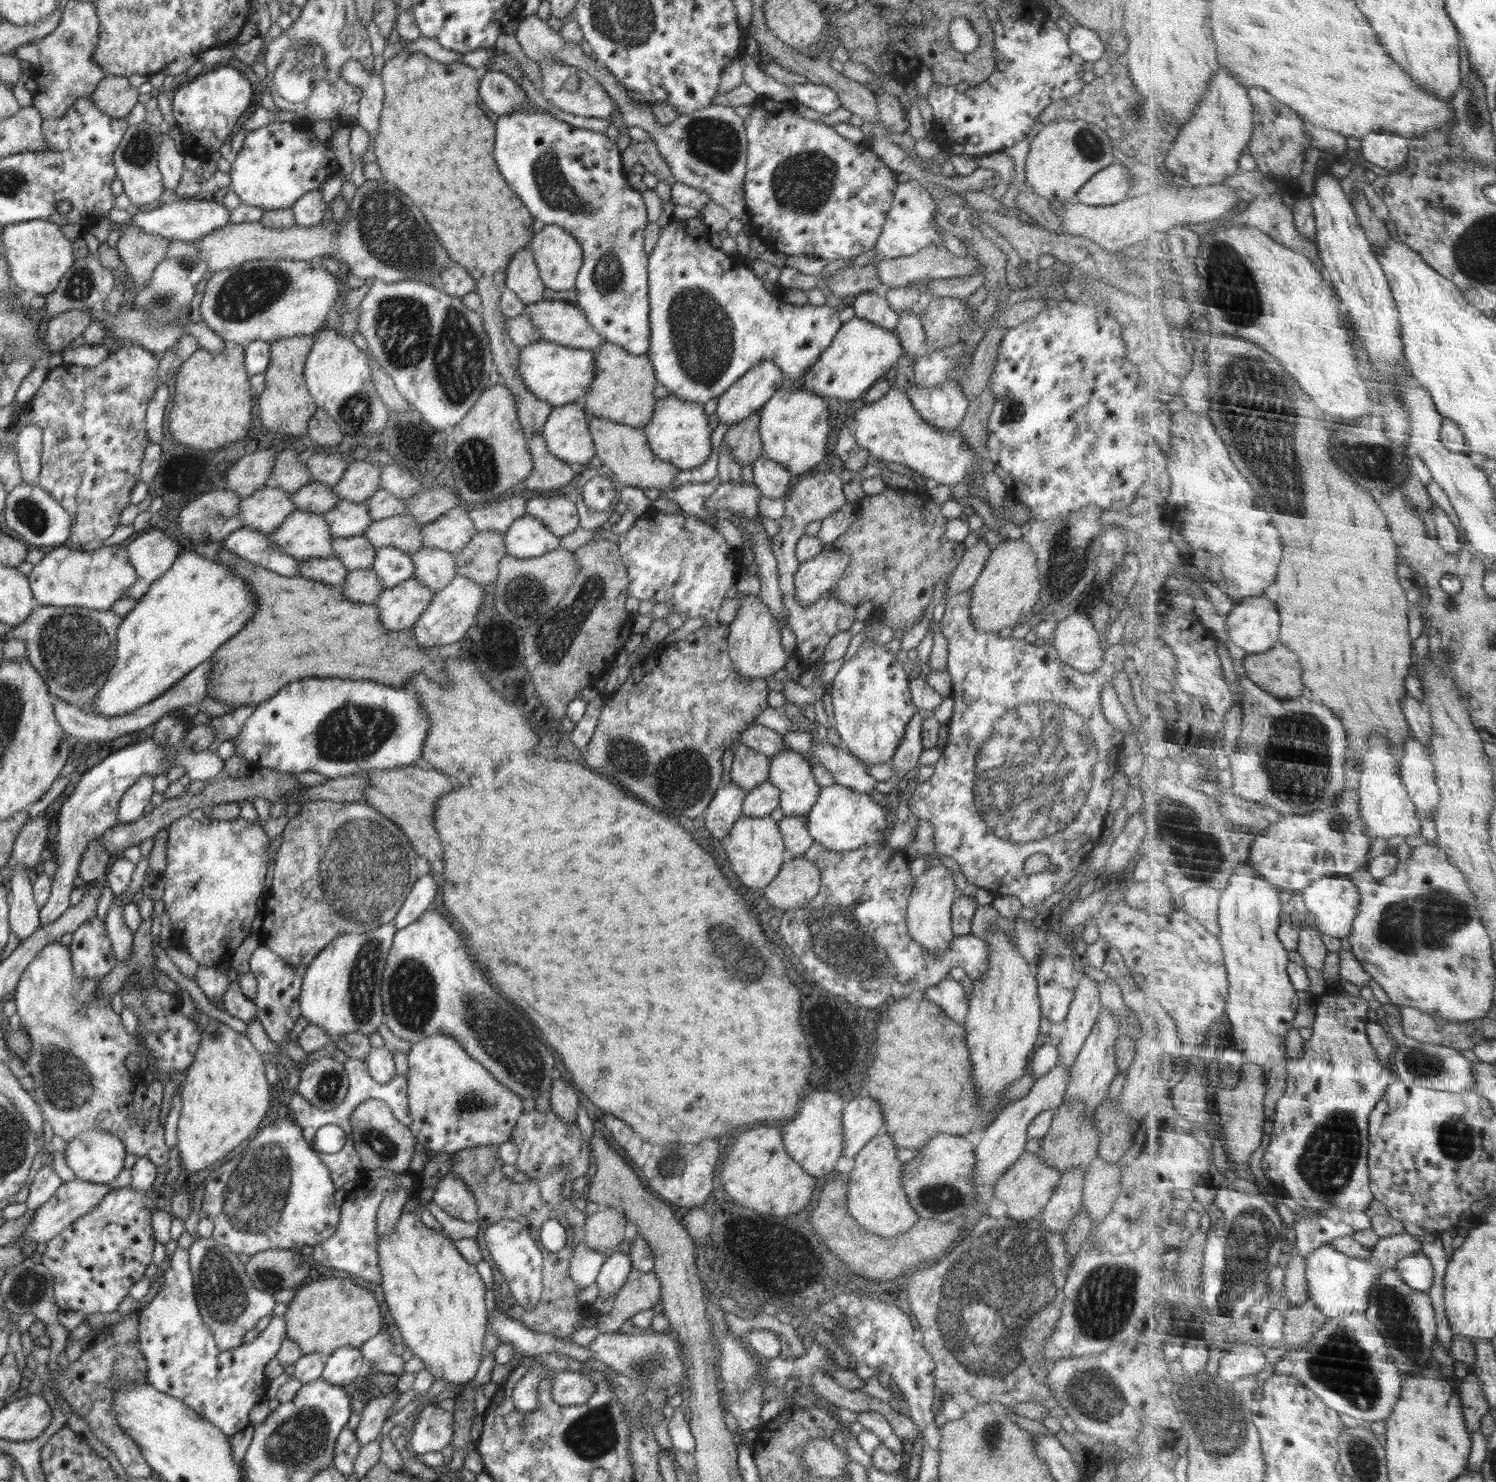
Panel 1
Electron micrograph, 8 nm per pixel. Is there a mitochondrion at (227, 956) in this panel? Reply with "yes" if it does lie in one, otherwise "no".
no

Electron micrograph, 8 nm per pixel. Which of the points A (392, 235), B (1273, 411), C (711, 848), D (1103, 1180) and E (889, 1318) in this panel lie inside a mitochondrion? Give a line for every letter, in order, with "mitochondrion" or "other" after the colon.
A: mitochondrion
B: mitochondrion
C: other
D: other
E: other

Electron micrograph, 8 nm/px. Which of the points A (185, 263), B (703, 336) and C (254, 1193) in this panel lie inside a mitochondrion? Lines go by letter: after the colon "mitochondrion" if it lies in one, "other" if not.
A: mitochondrion
B: mitochondrion
C: mitochondrion

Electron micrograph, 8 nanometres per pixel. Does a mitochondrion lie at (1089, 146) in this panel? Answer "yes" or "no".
yes

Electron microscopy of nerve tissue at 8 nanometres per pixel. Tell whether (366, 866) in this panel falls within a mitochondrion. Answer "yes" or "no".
yes

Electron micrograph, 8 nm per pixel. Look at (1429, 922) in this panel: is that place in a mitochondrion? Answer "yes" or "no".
yes

